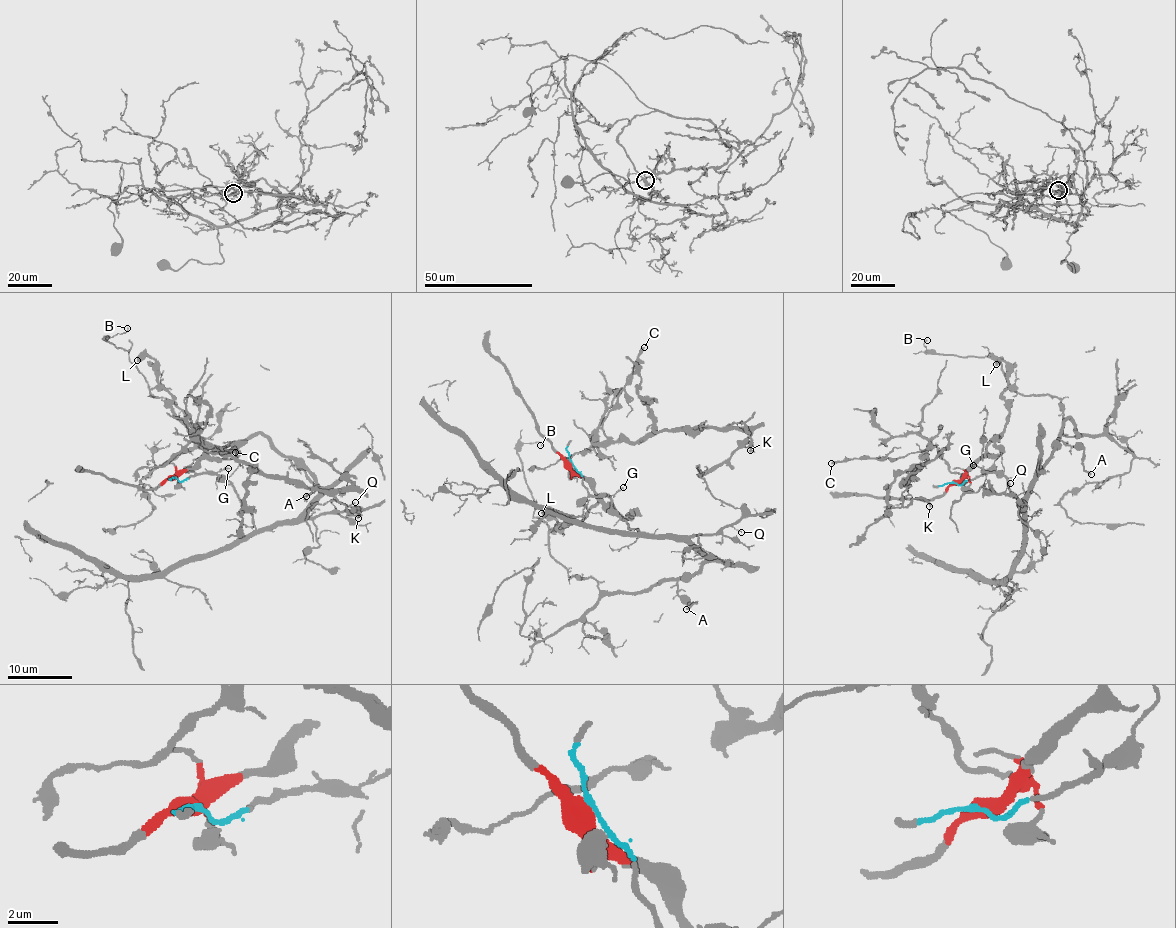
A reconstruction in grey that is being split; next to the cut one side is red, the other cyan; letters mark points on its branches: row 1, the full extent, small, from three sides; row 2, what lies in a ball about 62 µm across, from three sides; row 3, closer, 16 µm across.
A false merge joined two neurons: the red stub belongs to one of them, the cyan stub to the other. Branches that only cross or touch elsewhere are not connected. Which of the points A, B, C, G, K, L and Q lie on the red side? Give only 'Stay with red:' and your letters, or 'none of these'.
Stay with red: C, K, L

